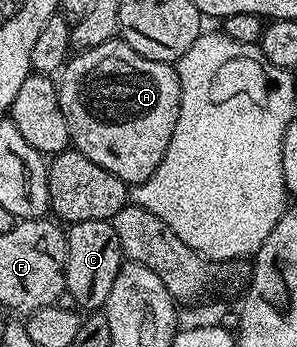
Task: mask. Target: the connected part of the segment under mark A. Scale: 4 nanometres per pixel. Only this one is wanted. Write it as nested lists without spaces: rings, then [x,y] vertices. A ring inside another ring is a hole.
[[[116,39],[101,43],[101,47],[76,52],[62,70],[57,88],[59,106],[69,127],[70,144],[81,155],[85,155],[85,159],[97,163],[97,167],[106,173],[117,175],[117,179],[121,179],[128,187],[140,185],[149,179],[149,175],[153,175],[153,171],[157,171],[173,139],[181,107],[181,83],[174,64],[145,59],[145,55],[137,55],[133,47]]]

